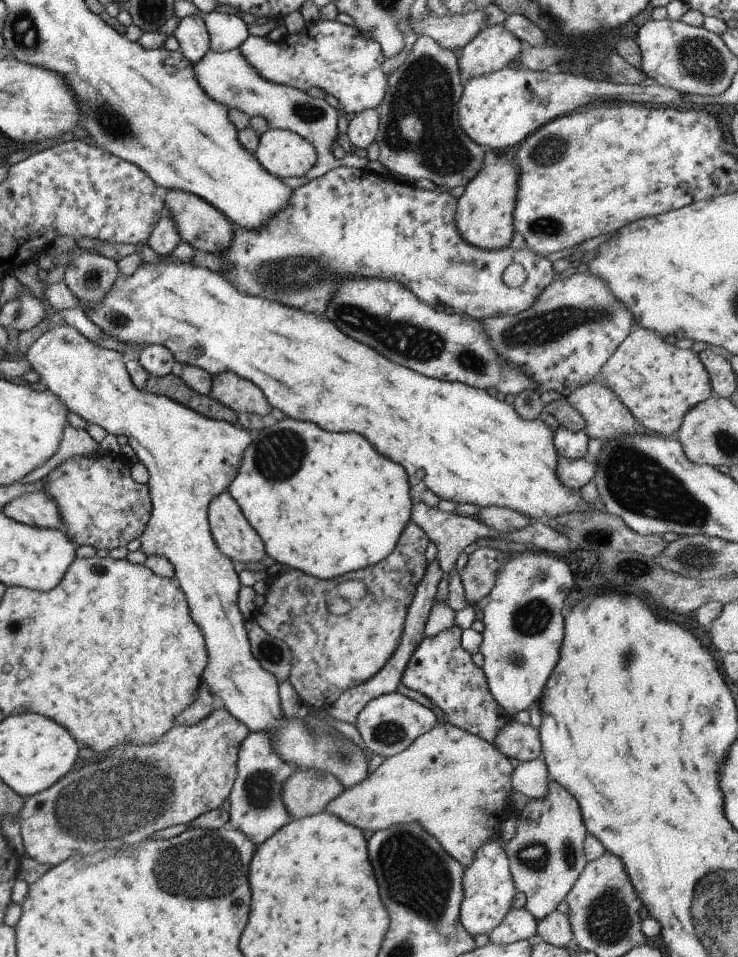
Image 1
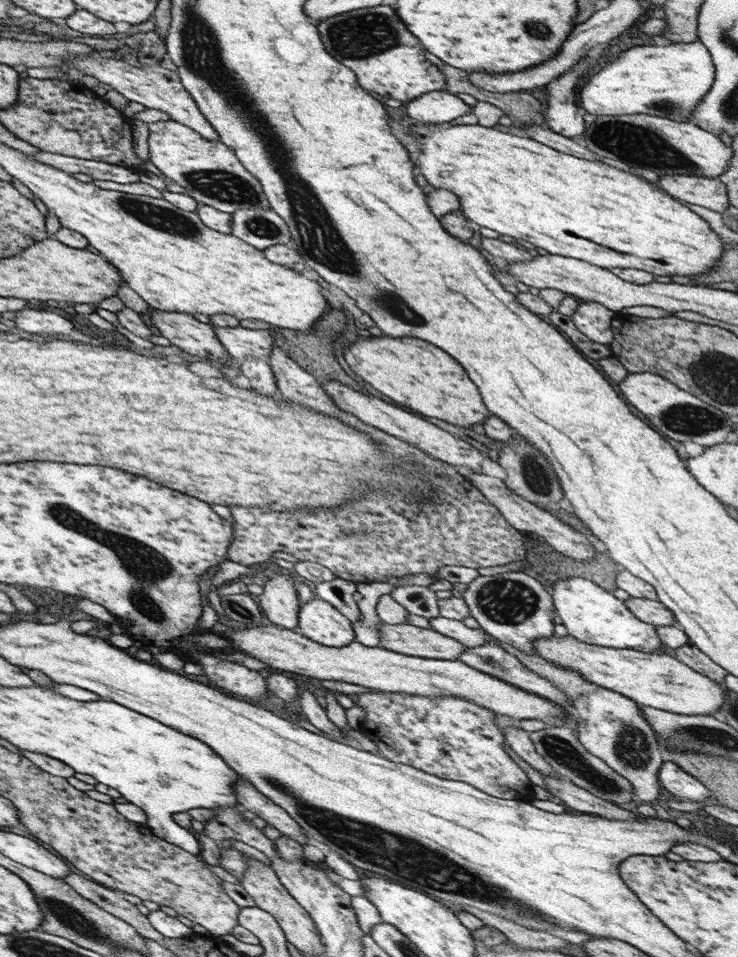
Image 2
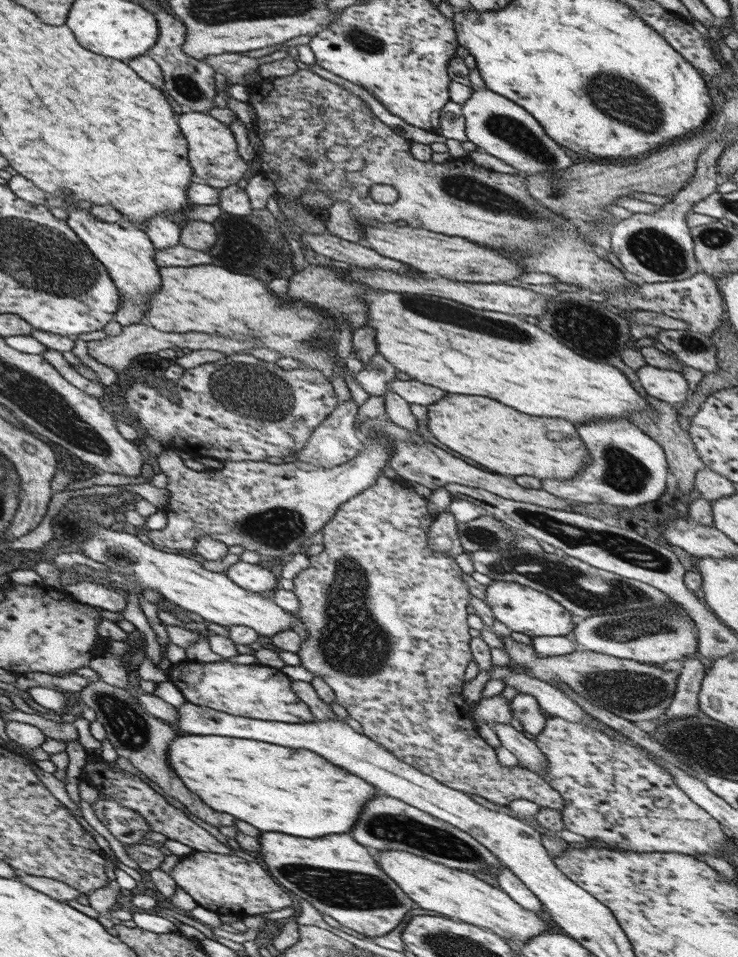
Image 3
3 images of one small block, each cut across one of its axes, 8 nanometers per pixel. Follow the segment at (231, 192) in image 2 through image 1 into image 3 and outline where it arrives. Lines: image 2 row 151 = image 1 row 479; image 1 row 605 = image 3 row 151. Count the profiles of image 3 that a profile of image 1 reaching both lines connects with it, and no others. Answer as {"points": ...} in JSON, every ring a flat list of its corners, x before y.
{"points":[[184,110,175,120,186,140,187,160,195,180,217,189,243,183,243,174,248,165,239,156,235,138,228,125,221,124,207,113,197,111]]}

